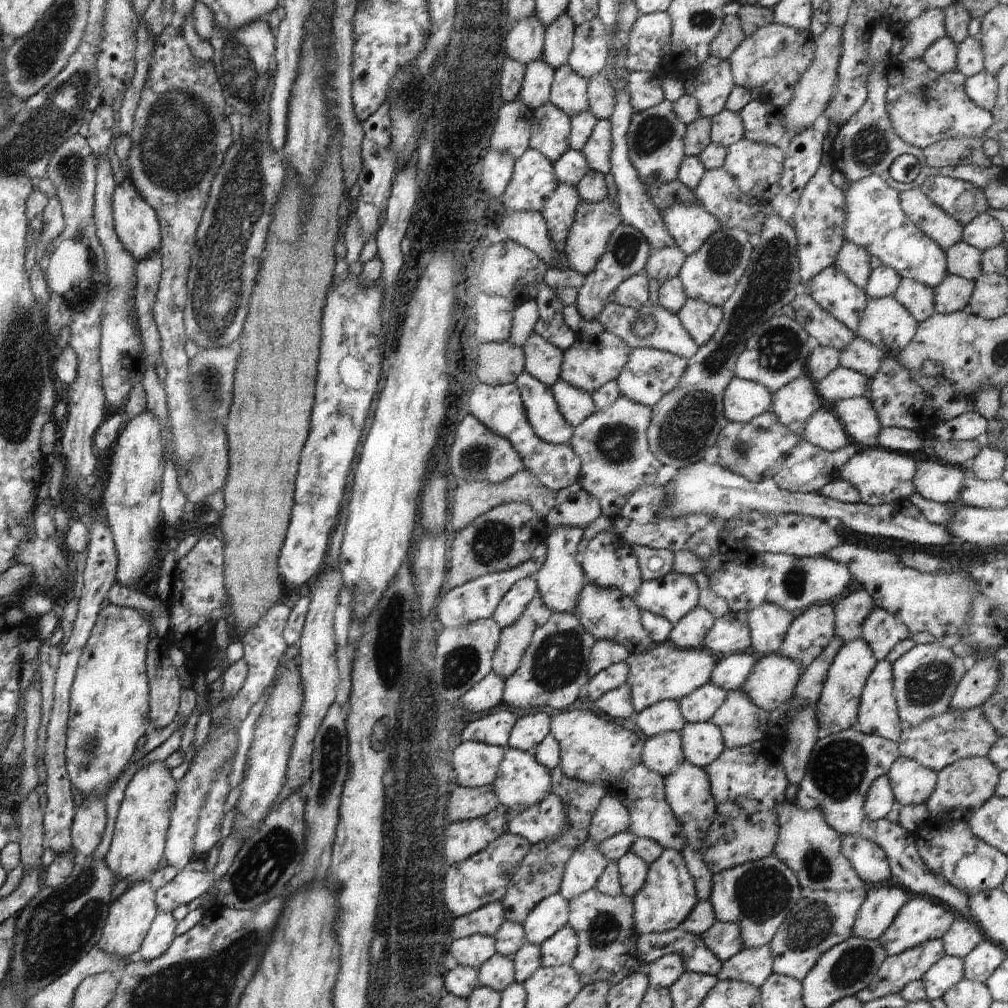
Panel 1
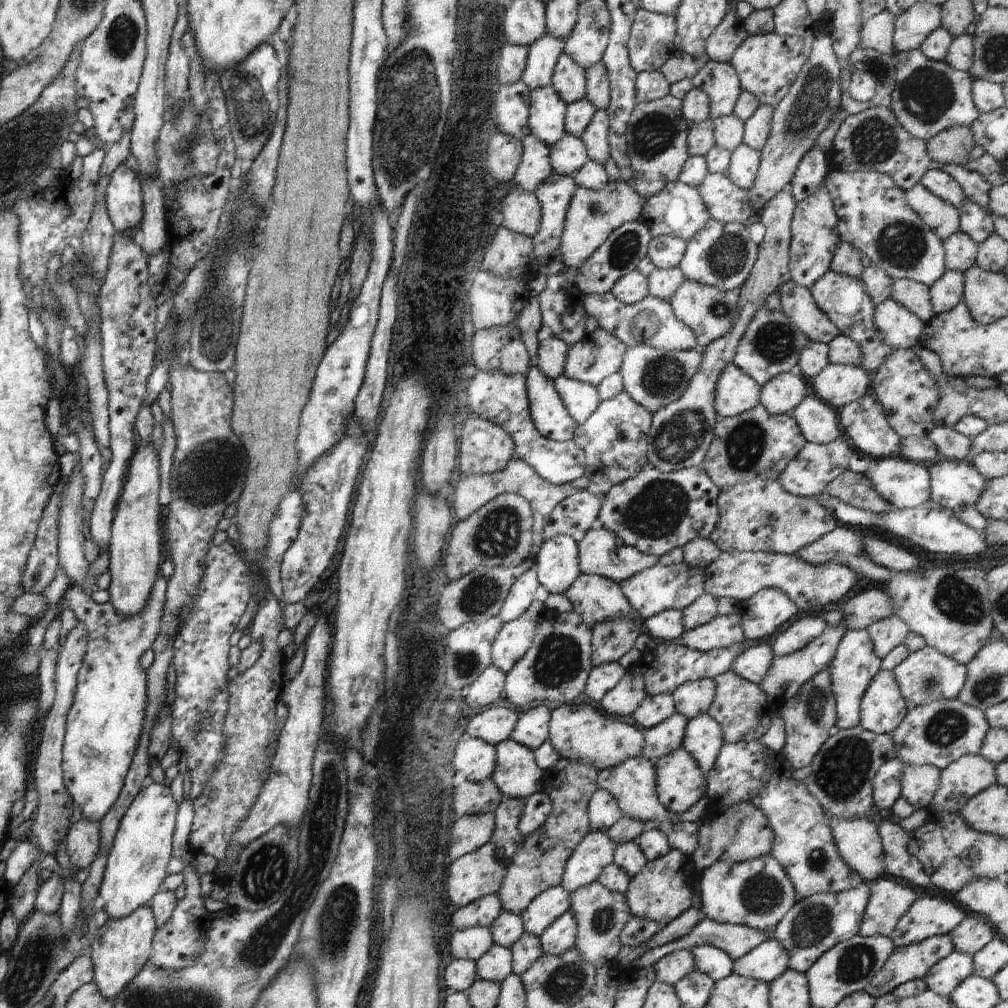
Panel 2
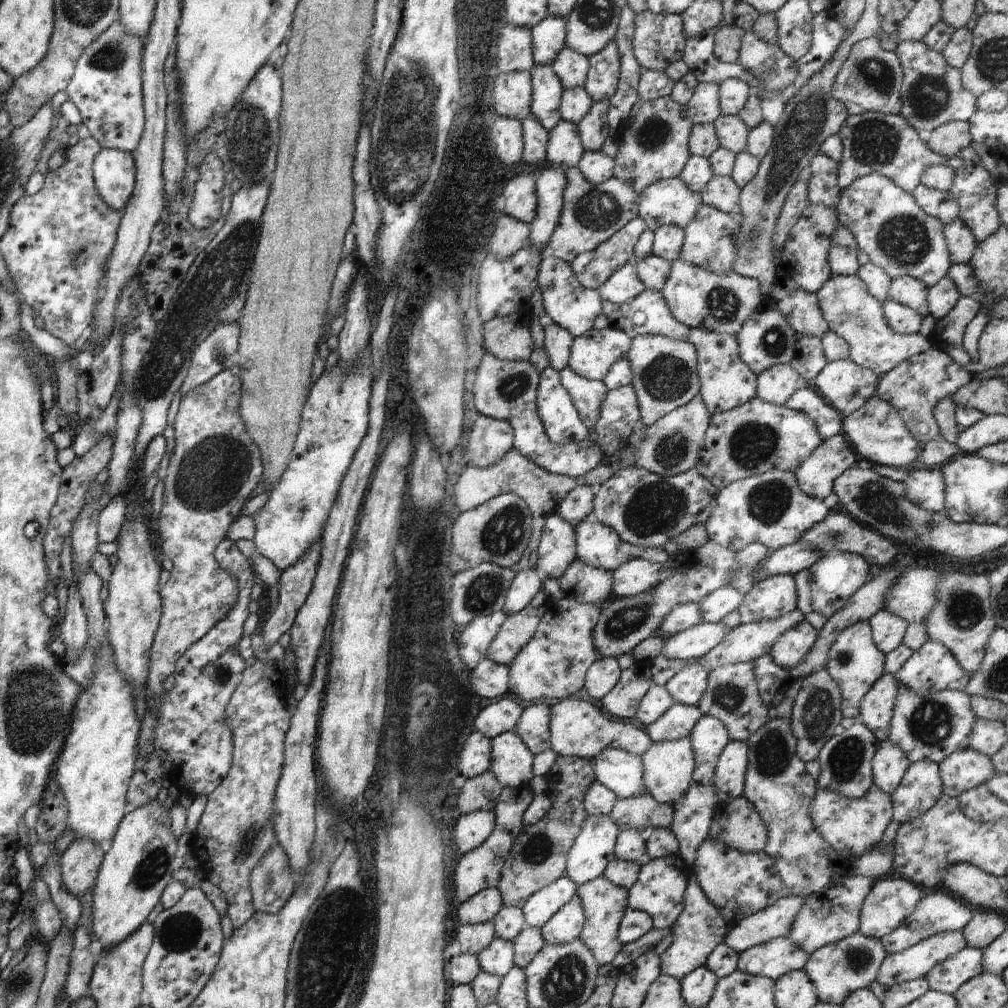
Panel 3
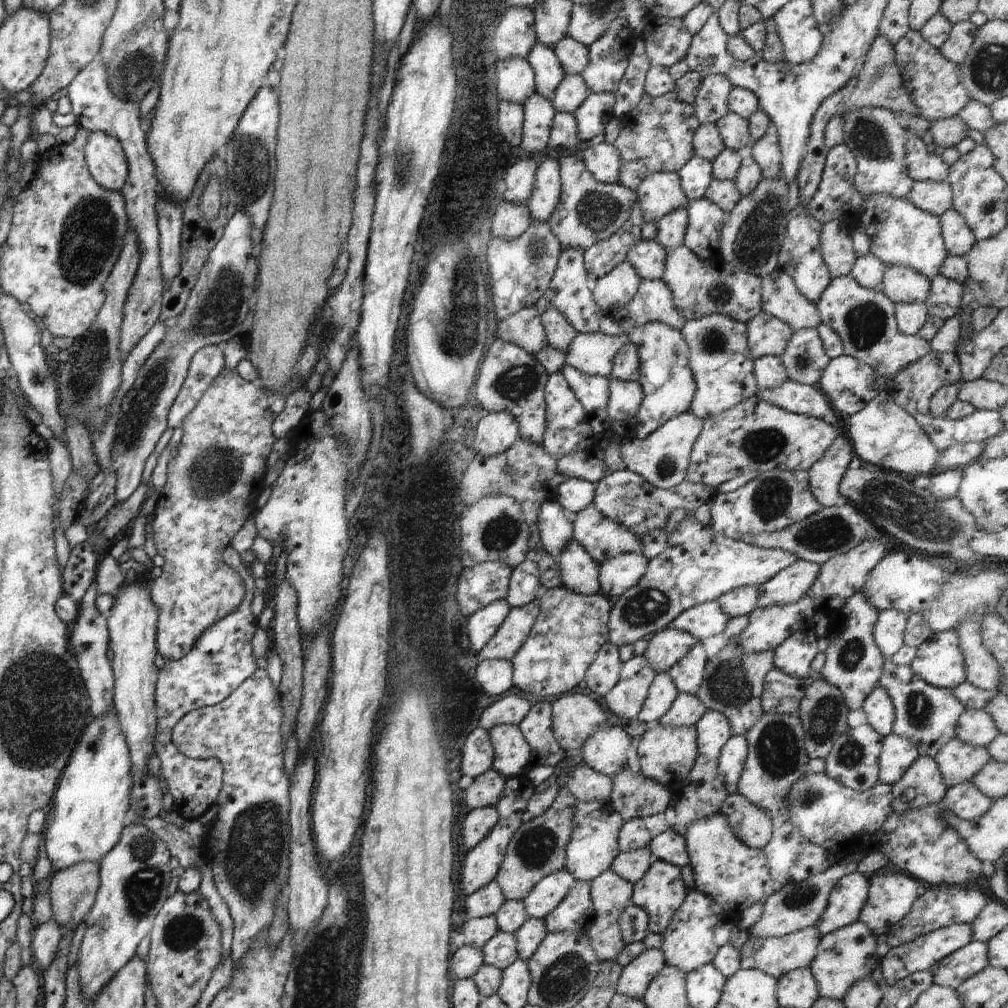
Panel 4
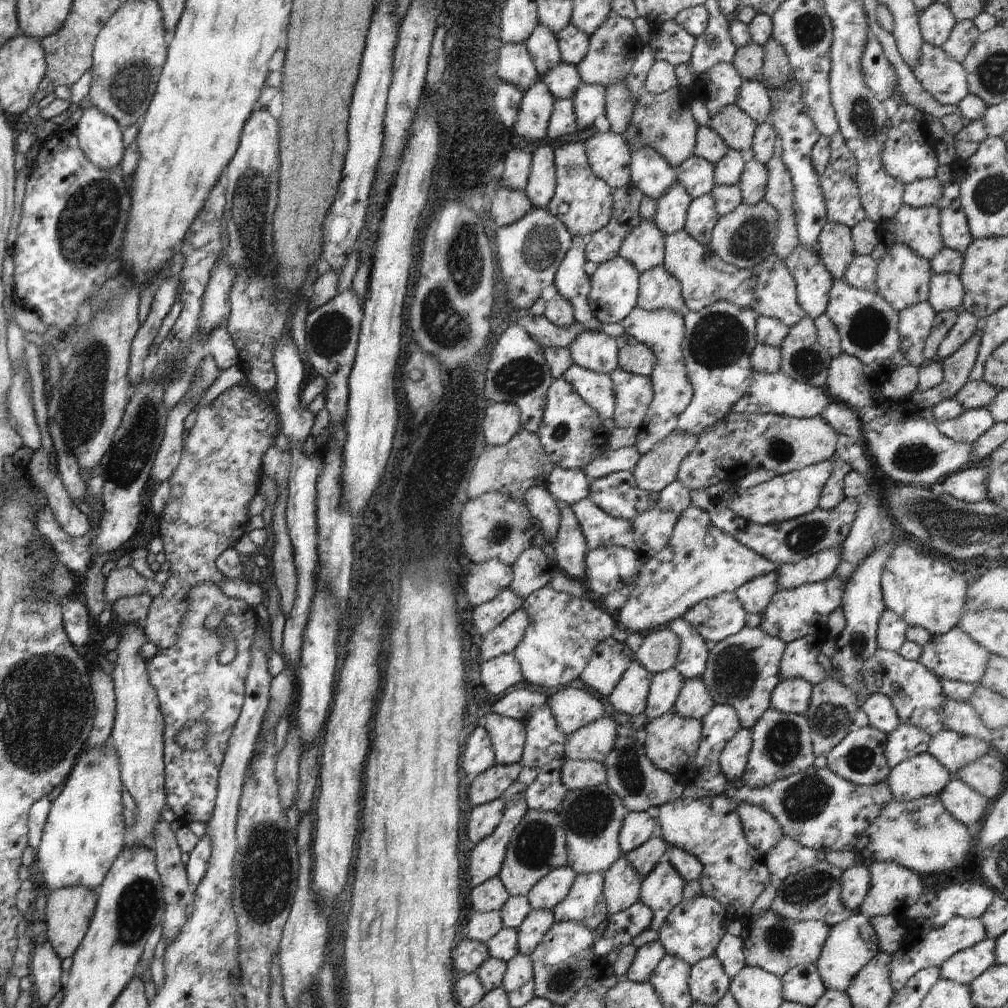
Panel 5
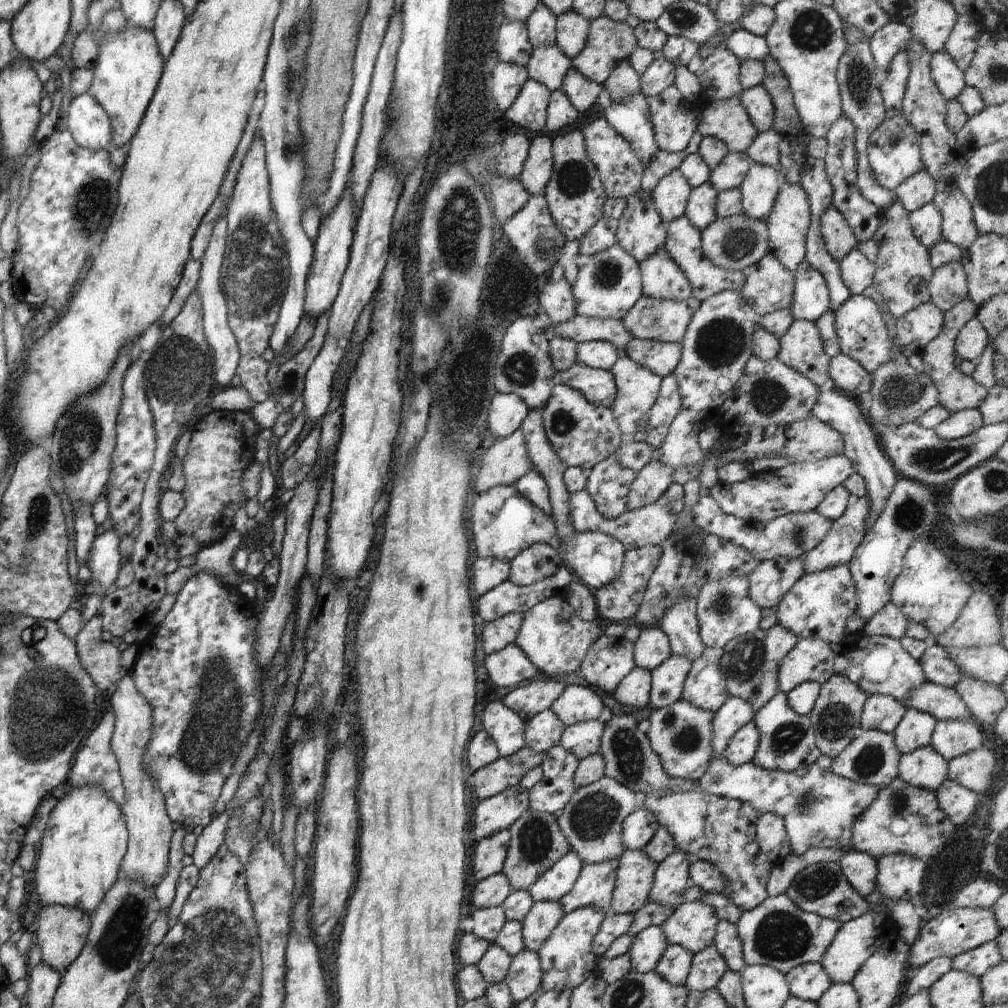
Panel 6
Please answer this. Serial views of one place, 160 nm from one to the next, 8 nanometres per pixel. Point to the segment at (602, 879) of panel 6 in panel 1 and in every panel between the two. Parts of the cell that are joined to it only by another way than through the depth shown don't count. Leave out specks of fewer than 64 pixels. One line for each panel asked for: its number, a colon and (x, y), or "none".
1: (560, 949)
2: (557, 939)
3: (566, 925)
4: (575, 914)
5: (585, 904)

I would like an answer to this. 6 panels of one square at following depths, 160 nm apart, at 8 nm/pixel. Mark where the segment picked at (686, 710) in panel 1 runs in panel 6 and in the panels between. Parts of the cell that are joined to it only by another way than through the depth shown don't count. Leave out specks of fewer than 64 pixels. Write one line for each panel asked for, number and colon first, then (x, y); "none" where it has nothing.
2: (694, 698)
3: (687, 687)
4: (688, 674)
5: (692, 657)
6: (680, 624)

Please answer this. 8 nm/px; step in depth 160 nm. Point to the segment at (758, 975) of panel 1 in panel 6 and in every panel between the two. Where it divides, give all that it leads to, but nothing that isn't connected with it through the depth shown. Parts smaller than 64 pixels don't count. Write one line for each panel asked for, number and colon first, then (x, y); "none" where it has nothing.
2: (767, 961)
3: (776, 957)
4: (776, 956)
5: (776, 945)
6: (776, 933)

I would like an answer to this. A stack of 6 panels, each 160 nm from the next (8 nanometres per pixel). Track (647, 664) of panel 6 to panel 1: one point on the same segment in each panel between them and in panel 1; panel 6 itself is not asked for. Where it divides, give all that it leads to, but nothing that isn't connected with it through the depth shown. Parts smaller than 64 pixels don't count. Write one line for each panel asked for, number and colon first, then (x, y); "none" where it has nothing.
1: (729, 635)
2: (724, 631)
3: (692, 643)
4: (667, 647)
5: (659, 650)

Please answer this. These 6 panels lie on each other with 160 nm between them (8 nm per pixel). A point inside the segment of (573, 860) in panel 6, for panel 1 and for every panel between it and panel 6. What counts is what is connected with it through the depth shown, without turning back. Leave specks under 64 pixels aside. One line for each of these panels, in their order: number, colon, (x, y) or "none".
1: (551, 914)
2: (544, 909)
3: (541, 906)
4: (550, 891)
5: (551, 889)

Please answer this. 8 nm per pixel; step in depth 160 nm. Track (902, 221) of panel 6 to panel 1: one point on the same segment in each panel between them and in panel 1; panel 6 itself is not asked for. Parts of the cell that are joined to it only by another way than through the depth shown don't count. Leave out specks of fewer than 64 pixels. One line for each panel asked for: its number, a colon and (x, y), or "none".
1: (918, 299)
2: (914, 296)
3: (907, 290)
4: (900, 284)
5: (902, 277)

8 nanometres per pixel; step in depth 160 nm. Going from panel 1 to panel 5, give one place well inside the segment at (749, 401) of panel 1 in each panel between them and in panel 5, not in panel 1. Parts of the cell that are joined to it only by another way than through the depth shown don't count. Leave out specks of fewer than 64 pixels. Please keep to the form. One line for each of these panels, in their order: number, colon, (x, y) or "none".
2: (737, 393)
3: (726, 382)
4: (718, 355)
5: (718, 341)

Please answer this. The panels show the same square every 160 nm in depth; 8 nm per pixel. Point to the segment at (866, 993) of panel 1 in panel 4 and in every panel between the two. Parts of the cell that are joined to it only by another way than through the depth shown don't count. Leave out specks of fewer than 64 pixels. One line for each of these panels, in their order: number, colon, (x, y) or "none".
2: (912, 962)
3: (915, 962)
4: (920, 954)

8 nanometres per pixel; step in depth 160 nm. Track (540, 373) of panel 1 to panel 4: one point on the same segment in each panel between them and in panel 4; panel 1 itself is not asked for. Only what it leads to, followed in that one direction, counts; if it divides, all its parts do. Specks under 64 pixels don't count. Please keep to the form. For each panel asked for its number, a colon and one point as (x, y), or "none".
2: (552, 352)
3: (557, 340)
4: (560, 333)

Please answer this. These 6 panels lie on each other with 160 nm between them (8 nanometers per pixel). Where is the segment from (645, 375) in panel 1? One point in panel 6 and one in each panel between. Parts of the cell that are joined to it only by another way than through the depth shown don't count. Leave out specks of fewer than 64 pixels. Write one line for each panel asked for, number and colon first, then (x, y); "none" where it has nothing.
2: (654, 378)
3: (665, 377)
4: (669, 386)
5: (662, 331)
6: (665, 321)

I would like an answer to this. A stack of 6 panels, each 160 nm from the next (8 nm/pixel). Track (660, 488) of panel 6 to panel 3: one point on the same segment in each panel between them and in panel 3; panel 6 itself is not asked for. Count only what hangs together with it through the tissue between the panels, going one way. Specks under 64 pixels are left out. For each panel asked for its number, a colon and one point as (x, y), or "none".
3: (672, 446)
4: (662, 458)
5: (658, 468)

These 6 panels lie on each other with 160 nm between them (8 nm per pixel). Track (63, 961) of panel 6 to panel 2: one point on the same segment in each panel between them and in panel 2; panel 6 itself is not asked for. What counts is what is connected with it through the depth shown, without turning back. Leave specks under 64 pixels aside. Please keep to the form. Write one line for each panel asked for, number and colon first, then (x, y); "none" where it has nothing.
2: (83, 838)
3: (80, 862)
4: (73, 890)
5: (69, 909)

